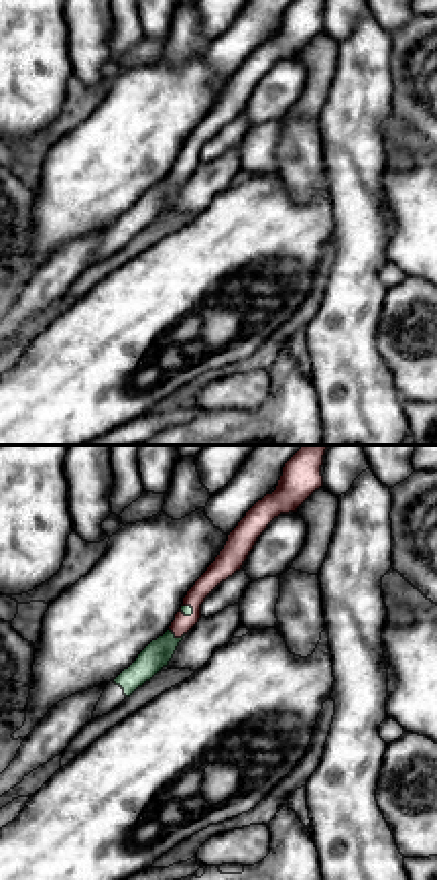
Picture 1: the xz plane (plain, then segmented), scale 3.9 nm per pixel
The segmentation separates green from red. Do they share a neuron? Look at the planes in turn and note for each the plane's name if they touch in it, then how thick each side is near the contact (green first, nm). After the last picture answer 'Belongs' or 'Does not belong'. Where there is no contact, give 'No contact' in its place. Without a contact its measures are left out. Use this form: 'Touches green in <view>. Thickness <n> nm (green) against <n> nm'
Touches green in xz. Thickness 110 nm (green) against 80 nm

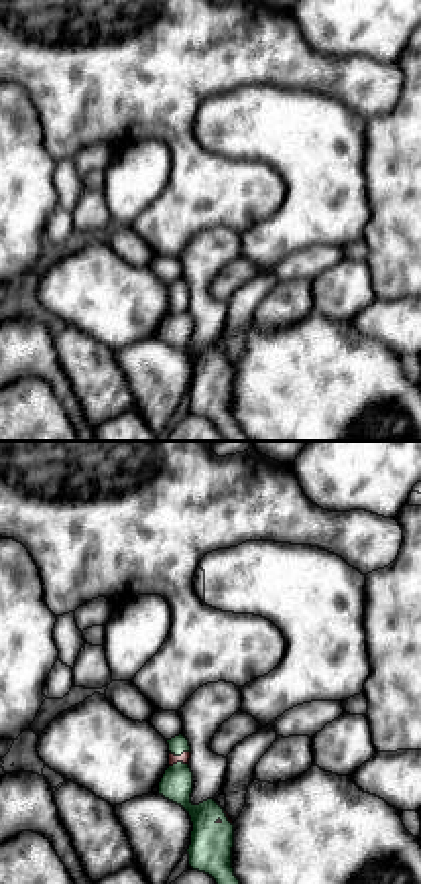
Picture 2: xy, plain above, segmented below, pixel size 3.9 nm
Touches green in xy. Thickness 70 nm (green) against 40 nm

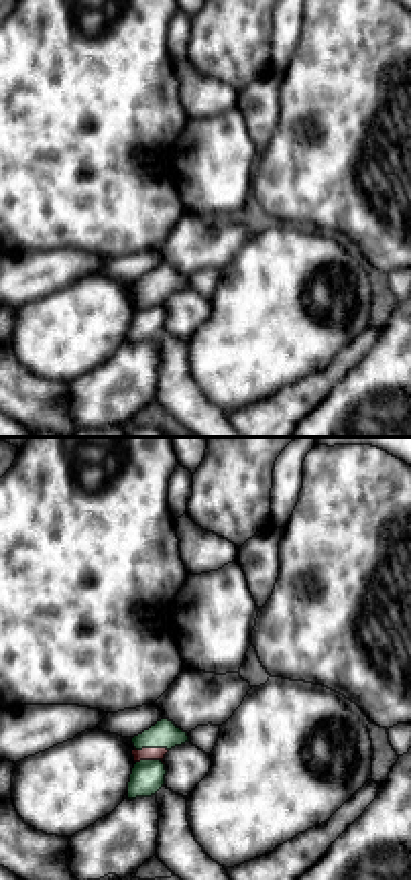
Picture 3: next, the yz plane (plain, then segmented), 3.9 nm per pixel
Touches green in yz. Thickness 110 nm (green) against 50 nm

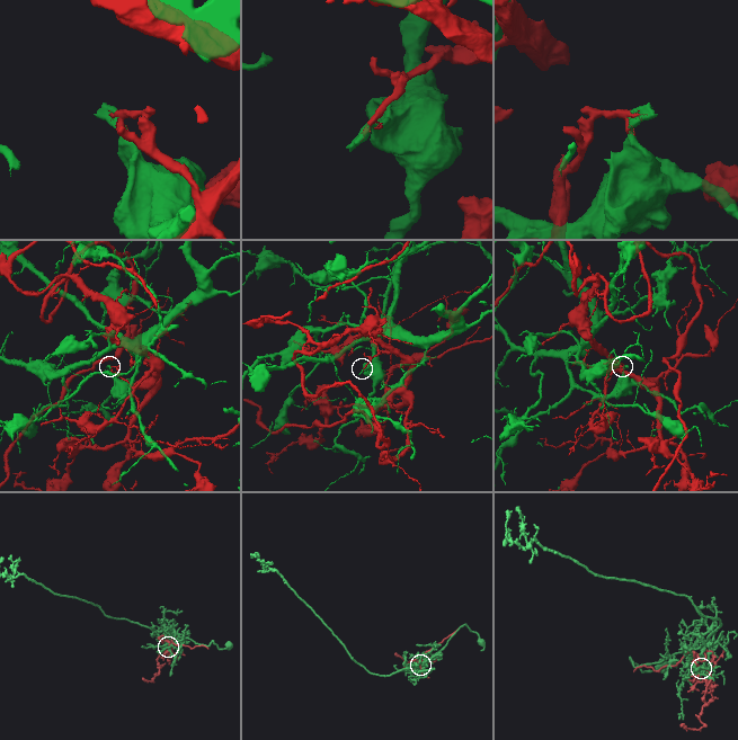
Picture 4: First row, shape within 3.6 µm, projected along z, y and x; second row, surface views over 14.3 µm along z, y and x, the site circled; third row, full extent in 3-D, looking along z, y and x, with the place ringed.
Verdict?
Does not belong

